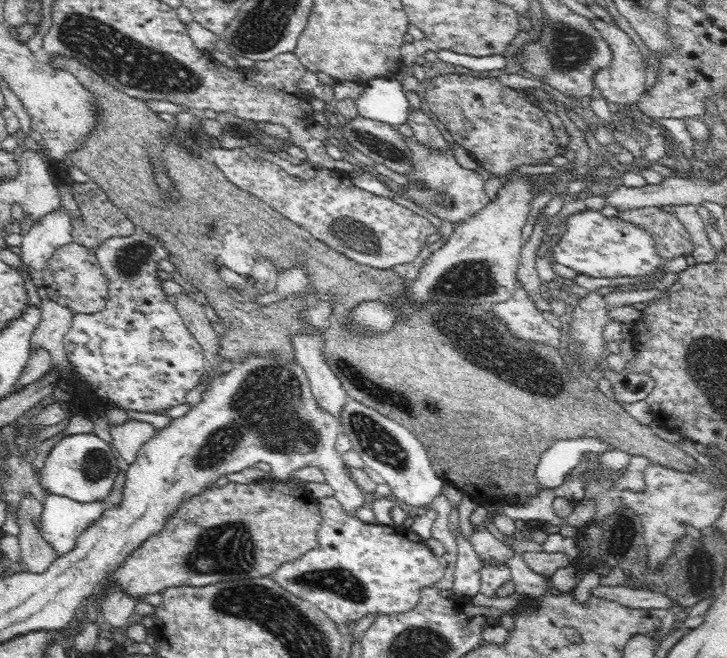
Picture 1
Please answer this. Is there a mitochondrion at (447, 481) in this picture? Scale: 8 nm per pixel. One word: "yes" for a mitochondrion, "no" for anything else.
no

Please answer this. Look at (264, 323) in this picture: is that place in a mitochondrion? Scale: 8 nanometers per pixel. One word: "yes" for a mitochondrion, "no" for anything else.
no

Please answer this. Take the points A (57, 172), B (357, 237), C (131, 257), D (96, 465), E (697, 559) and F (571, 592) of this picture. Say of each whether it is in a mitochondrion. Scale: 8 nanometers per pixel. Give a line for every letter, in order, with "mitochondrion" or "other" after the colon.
A: other
B: mitochondrion
C: mitochondrion
D: mitochondrion
E: other
F: other

